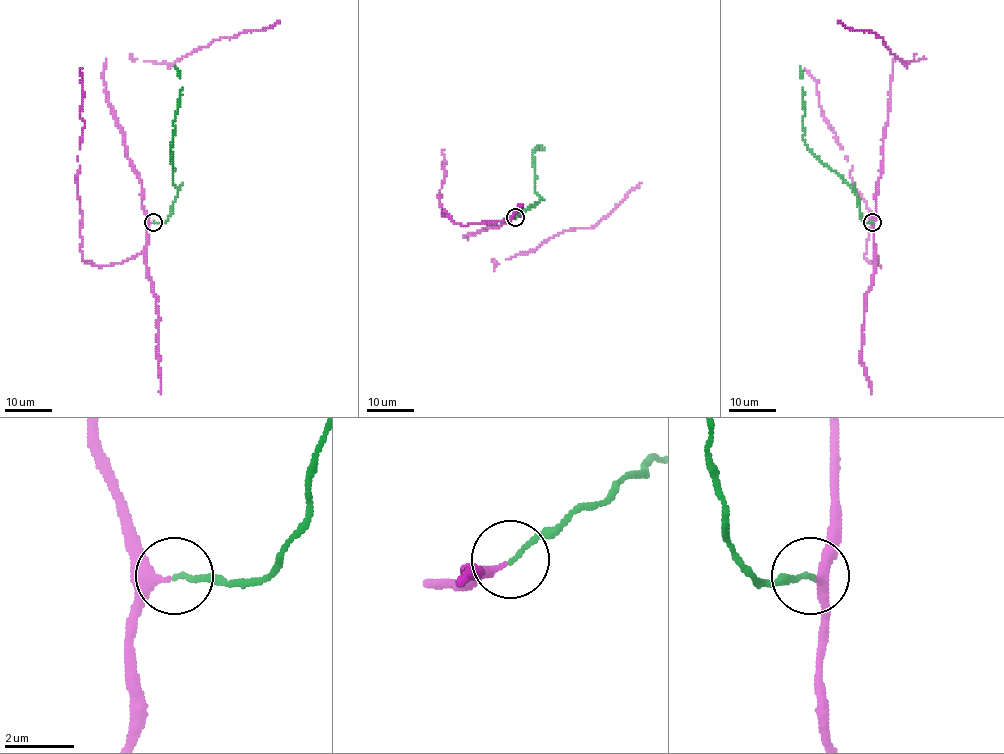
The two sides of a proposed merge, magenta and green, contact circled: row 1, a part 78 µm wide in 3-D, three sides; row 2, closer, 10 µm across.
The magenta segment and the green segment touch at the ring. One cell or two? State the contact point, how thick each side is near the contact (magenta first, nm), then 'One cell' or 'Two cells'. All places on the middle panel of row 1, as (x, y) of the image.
Place: (515, 217). Thickness 240 nm (magenta) against 130 nm. One cell

